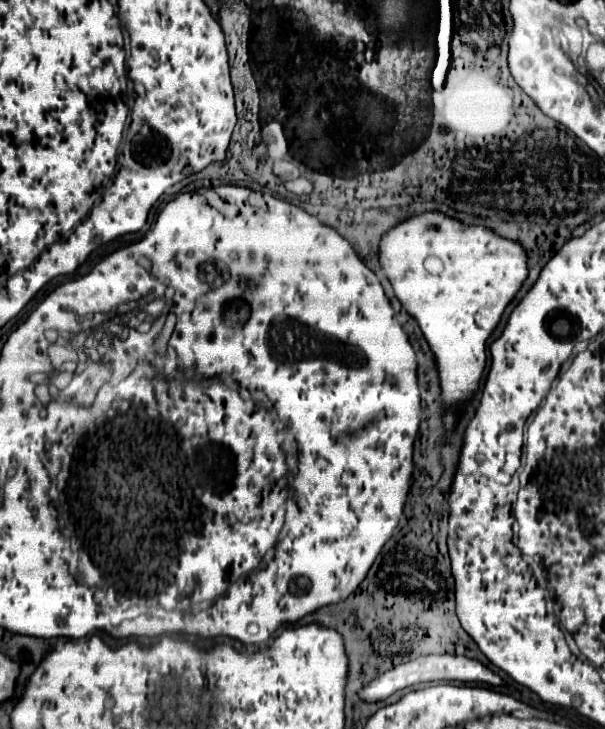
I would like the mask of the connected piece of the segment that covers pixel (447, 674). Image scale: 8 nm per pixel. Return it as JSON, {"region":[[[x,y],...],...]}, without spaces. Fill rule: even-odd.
{"region":[[[426,655],[426,657],[416,657],[412,661],[400,663],[394,669],[382,673],[378,679],[374,679],[368,687],[364,687],[360,691],[360,697],[364,701],[382,701],[400,689],[406,689],[406,687],[412,687],[418,683],[430,683],[430,681],[462,681],[462,683],[502,685],[502,679],[476,659],[462,657],[462,655]]]}

